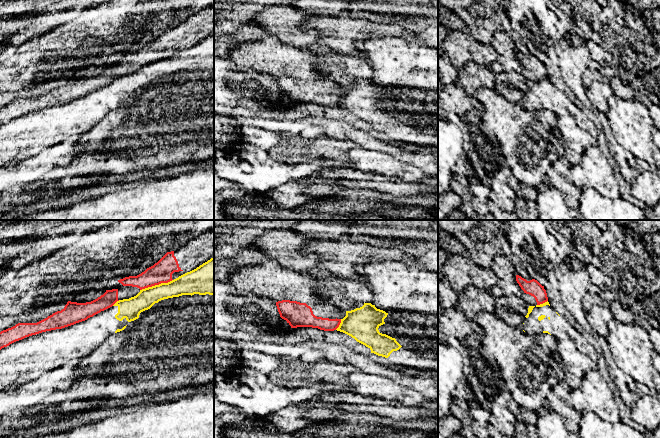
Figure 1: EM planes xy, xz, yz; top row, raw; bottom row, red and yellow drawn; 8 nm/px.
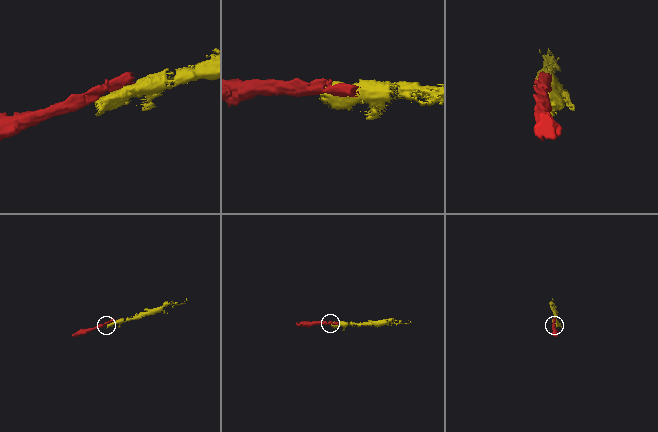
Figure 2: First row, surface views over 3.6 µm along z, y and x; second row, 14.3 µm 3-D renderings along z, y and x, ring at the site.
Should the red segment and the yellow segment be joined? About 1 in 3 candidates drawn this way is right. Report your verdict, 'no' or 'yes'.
no

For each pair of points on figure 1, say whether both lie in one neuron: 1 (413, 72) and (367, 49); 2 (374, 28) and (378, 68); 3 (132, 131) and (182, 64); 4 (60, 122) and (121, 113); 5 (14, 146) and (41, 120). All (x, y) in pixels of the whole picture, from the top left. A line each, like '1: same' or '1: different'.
1: same
2: different
3: different
4: different
5: same

